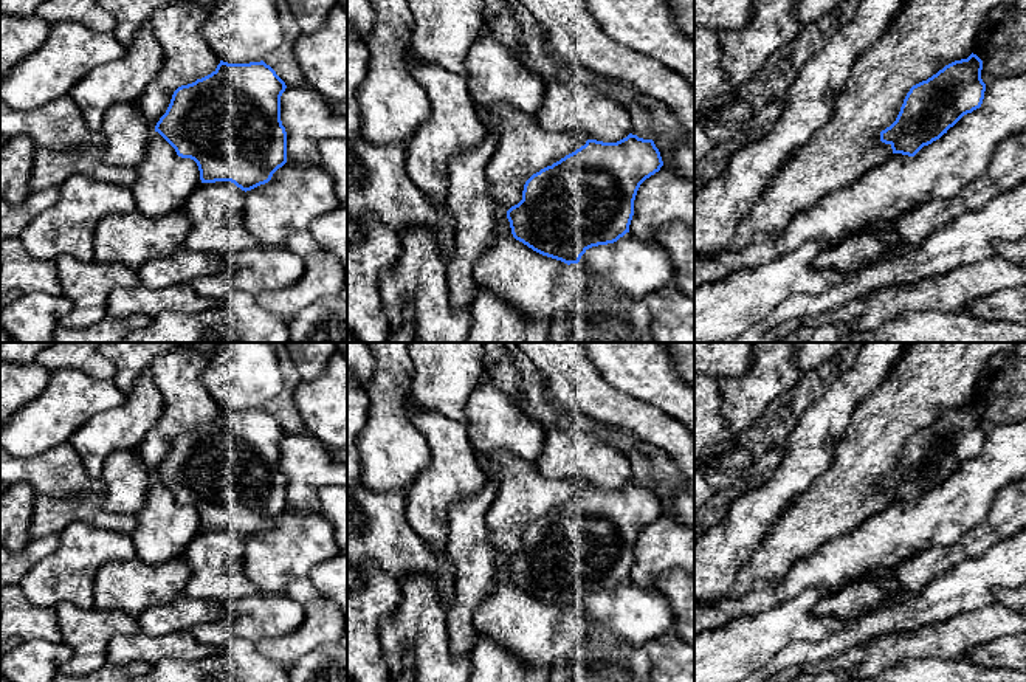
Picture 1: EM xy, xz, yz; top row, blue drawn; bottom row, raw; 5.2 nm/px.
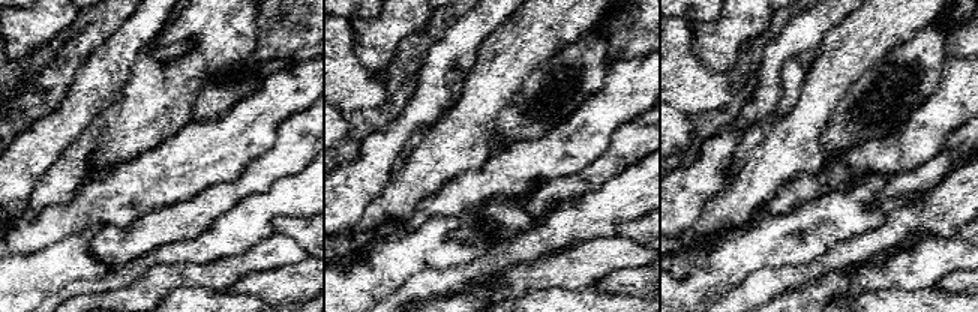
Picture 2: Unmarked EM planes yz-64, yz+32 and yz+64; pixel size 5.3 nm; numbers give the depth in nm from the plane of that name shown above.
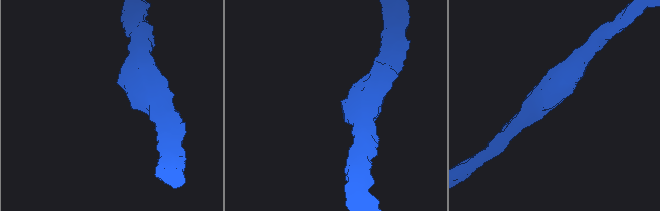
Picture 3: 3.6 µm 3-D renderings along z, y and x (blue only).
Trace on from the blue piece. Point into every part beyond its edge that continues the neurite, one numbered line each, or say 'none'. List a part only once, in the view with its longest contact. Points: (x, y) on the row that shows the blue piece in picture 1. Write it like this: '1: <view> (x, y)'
none

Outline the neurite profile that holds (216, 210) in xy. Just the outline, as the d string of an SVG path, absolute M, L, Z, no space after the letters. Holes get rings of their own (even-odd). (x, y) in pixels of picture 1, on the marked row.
M231 181L201 183L186 200L184 212L191 228L183 242L189 251L234 254L257 245L243 220L245 191Z

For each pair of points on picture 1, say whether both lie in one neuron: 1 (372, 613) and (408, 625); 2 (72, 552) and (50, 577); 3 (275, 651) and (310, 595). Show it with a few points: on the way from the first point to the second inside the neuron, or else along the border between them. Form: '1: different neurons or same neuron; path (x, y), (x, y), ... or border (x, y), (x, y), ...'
1: different neurons; border (399, 583), (400, 602), (380, 622), (382, 653)
2: same neuron; path (68, 558), (56, 571)
3: same neuron; path (292, 645), (312, 625), (312, 613)

